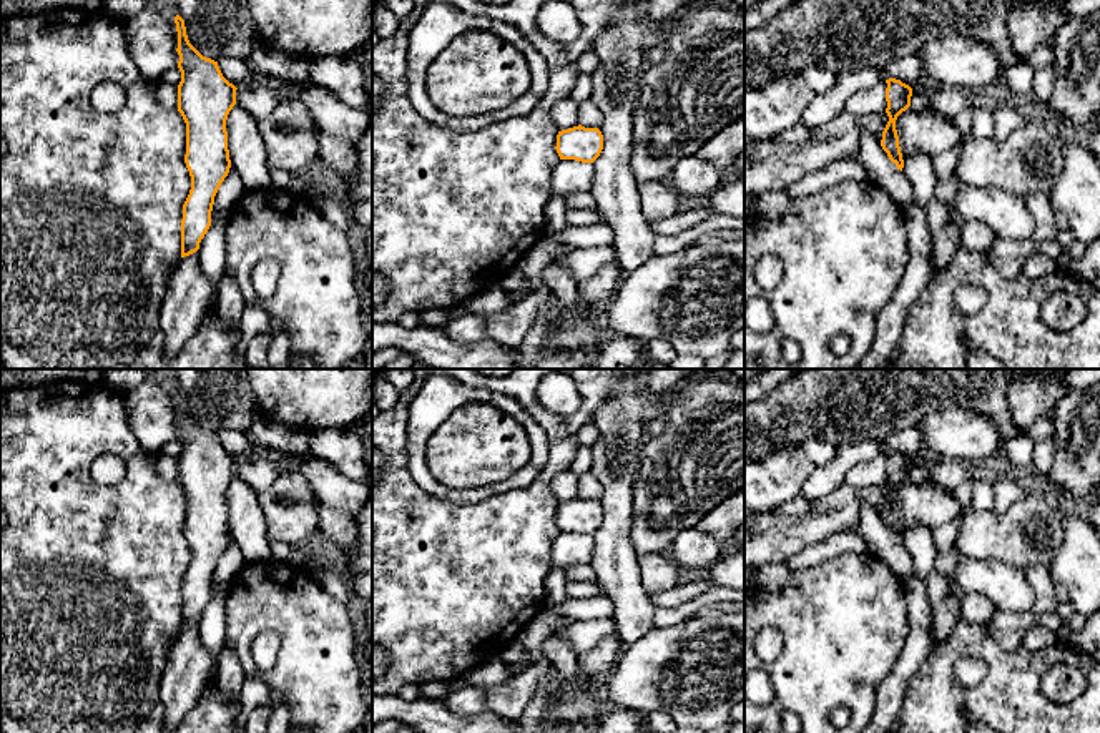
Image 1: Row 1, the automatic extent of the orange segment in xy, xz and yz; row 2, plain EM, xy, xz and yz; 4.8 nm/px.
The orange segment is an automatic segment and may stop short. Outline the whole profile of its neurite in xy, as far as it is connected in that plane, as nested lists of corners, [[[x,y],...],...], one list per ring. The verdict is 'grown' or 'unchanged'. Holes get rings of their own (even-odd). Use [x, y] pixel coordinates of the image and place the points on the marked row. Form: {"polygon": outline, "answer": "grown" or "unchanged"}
{"polygon": [[[174,17],[178,32],[178,111],[186,123],[184,163],[191,189],[183,204],[181,258],[199,249],[211,226],[214,196],[229,173],[226,120],[236,105],[236,86],[229,83],[218,61],[203,57],[188,40],[184,20]]], "answer": "unchanged"}

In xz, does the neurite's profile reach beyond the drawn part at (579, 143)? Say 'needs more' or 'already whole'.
already whole

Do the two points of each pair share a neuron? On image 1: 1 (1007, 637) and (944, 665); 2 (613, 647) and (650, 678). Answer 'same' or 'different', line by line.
1: different
2: different

